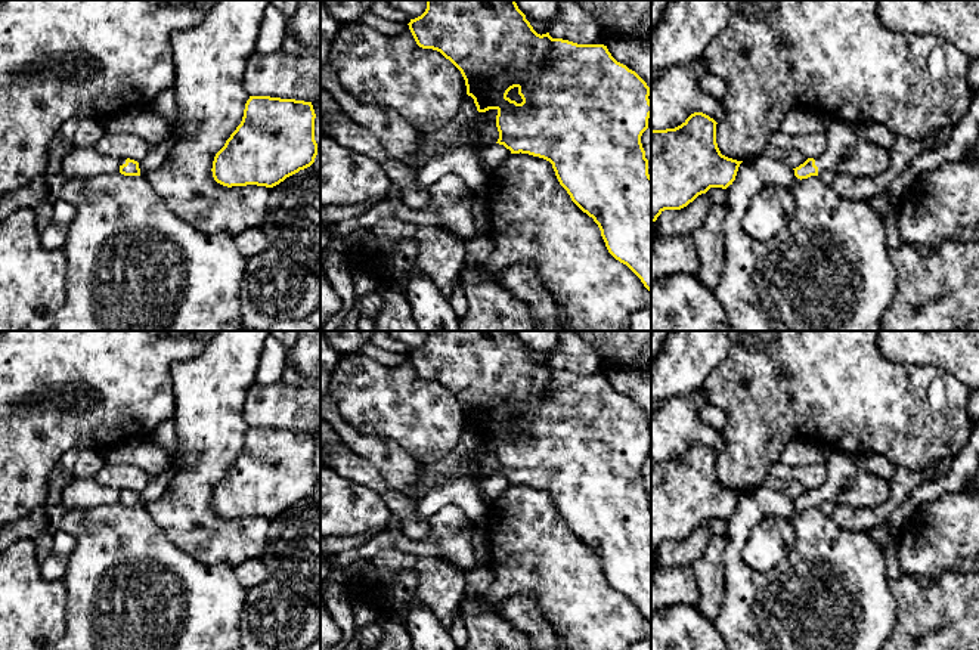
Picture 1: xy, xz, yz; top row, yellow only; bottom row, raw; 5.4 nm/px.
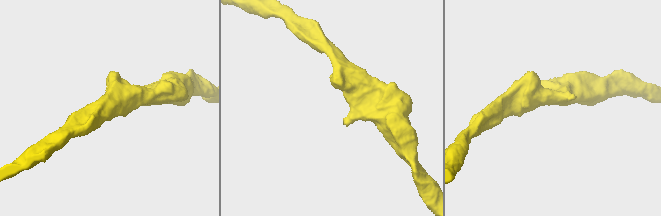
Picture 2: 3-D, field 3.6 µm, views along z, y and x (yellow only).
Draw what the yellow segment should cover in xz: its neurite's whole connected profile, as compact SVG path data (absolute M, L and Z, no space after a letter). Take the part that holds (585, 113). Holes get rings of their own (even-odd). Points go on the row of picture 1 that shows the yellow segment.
M427 0L425 12L411 19L408 25L419 47L440 52L461 71L467 95L474 99L478 112L498 111L496 127L499 139L496 143L504 145L511 154L521 152L549 161L560 185L567 191L571 201L598 225L608 253L626 264L651 292L651 176L648 174L648 160L641 143L641 136L648 129L651 115L651 102L648 99L651 89L647 83L635 71L617 62L604 44L577 44L563 38L552 38L549 32L537 34L518 9L515 0ZM514 87L518 89L518 95L523 99L521 103L506 96Z

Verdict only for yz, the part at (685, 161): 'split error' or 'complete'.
complete

